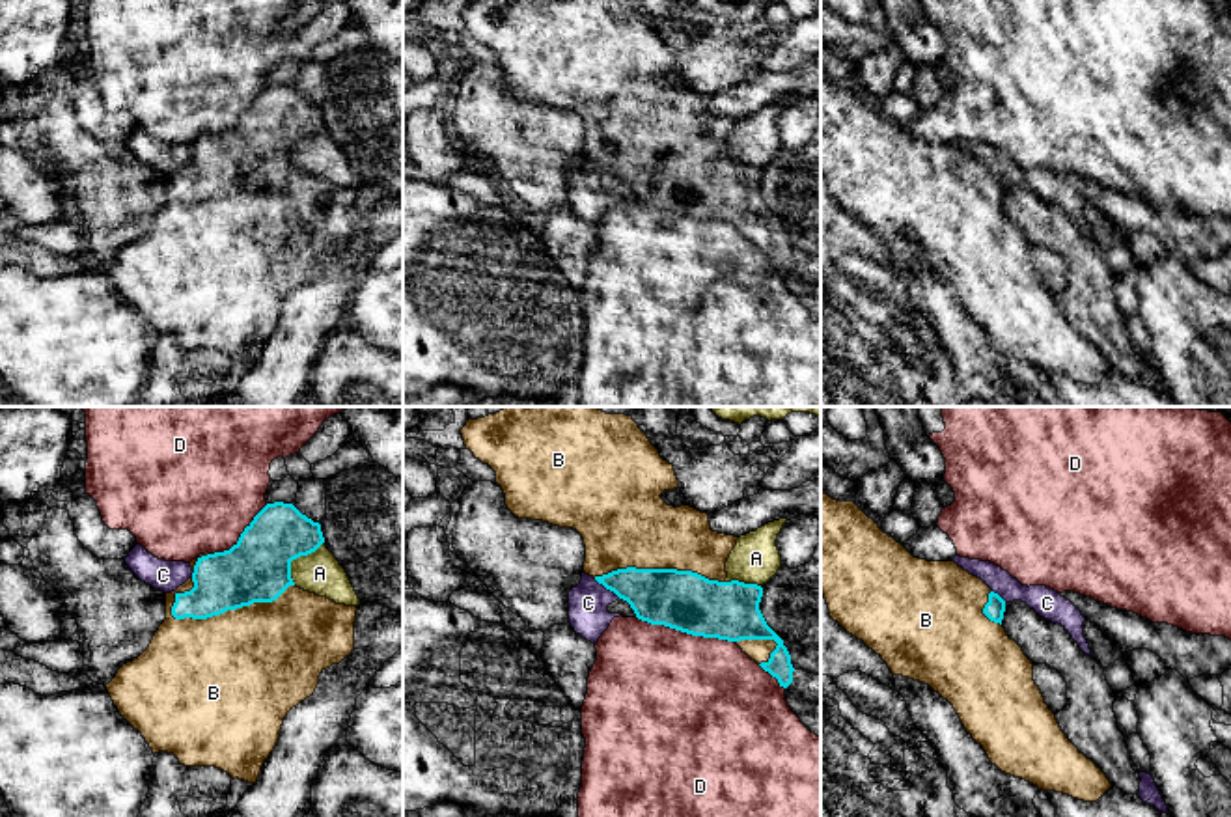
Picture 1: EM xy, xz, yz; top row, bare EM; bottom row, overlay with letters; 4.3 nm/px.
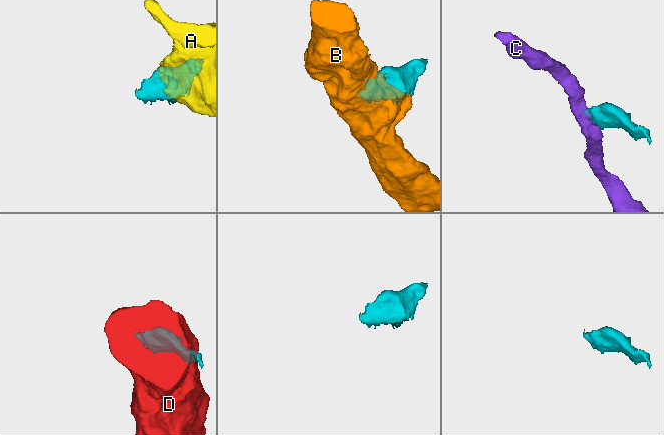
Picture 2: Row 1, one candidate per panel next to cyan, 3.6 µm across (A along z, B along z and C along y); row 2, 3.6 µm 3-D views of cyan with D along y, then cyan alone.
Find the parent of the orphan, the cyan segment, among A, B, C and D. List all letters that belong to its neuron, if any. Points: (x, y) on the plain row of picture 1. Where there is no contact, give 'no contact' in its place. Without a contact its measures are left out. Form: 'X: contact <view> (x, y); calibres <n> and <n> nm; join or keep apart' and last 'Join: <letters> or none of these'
A: contact xy (295, 140); calibres 280 and 180 nm; keep apart
B: contact xy (232, 191); calibres 280 and 480 nm; join
C: contact xz (607, 170); calibres 240 and 180 nm; keep apart
D: contact xz (685, 213); calibres 260 and 480 nm; keep apart
Join: B

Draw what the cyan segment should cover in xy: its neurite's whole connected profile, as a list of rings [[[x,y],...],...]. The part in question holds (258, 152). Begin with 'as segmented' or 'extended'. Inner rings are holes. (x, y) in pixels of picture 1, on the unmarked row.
extended | [[[274,84],[254,99],[229,132],[205,134],[190,144],[194,155],[166,175],[166,201],[149,229],[123,246],[106,267],[119,297],[142,315],[153,336],[168,334],[185,349],[216,349],[233,362],[257,364],[287,295],[313,278],[323,252],[339,246],[354,231],[358,190],[304,173],[291,160],[291,144],[315,134],[323,125],[319,104],[293,86]]]

